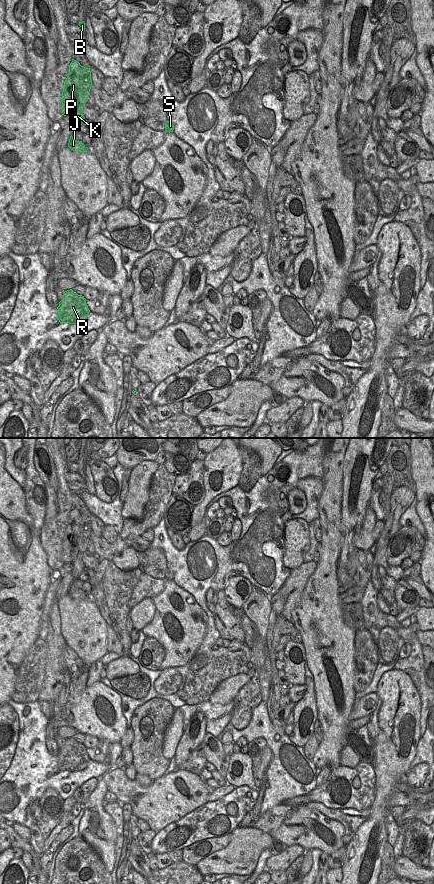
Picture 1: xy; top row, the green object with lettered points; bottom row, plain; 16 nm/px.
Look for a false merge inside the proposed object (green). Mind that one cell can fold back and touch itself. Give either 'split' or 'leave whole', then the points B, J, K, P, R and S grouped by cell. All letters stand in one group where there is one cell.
split; groups B J K R / P S

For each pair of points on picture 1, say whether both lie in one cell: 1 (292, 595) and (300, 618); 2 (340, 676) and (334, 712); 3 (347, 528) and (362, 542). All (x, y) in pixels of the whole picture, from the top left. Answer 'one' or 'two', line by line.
1: two
2: one
3: two

